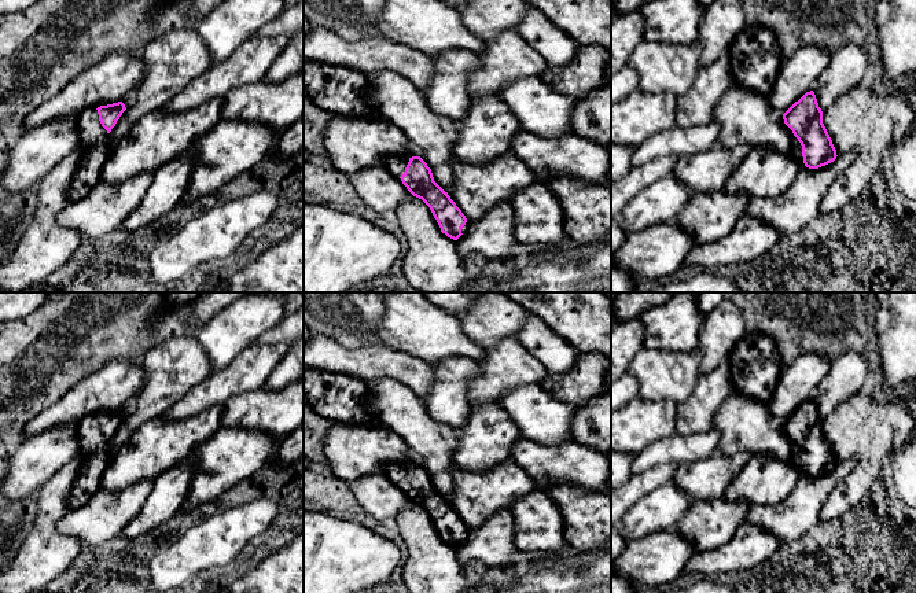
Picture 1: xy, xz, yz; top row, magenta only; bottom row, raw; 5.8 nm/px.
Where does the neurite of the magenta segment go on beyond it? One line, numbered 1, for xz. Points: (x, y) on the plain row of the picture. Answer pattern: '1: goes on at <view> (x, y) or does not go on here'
1: goes on at xz (396, 472)

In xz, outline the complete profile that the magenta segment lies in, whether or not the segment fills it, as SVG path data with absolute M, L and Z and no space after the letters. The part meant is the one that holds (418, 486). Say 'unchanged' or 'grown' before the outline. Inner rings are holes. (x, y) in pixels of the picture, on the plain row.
grown; M387 464L383 467L383 474L398 485L413 504L430 515L442 541L453 548L463 542L466 523L448 500L434 489L431 476L420 464Z

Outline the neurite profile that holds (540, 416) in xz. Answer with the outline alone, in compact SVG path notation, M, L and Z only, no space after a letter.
M540 384L514 387L500 398L499 405L523 437L534 442L559 446L573 441L574 406L559 401Z

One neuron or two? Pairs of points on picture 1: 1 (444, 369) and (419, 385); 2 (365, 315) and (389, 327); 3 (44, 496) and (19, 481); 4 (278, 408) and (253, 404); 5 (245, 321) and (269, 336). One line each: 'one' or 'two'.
1: two
2: two
3: two
4: one
5: two

